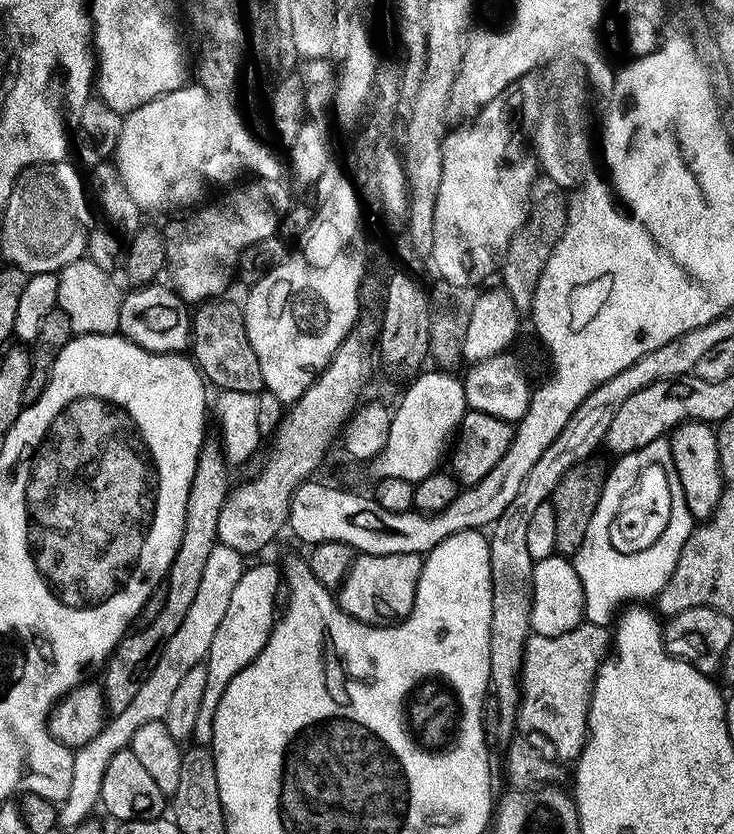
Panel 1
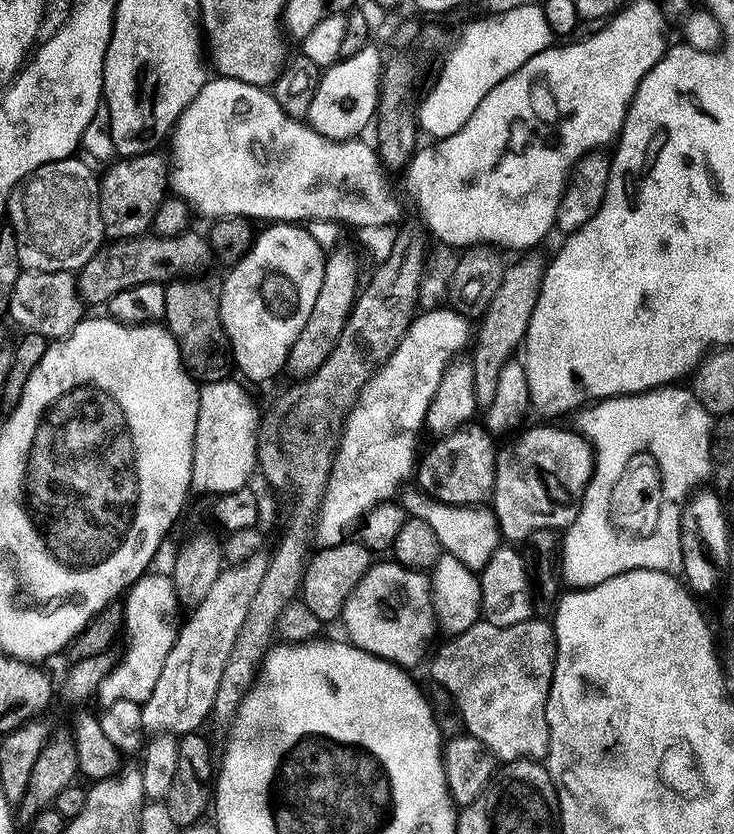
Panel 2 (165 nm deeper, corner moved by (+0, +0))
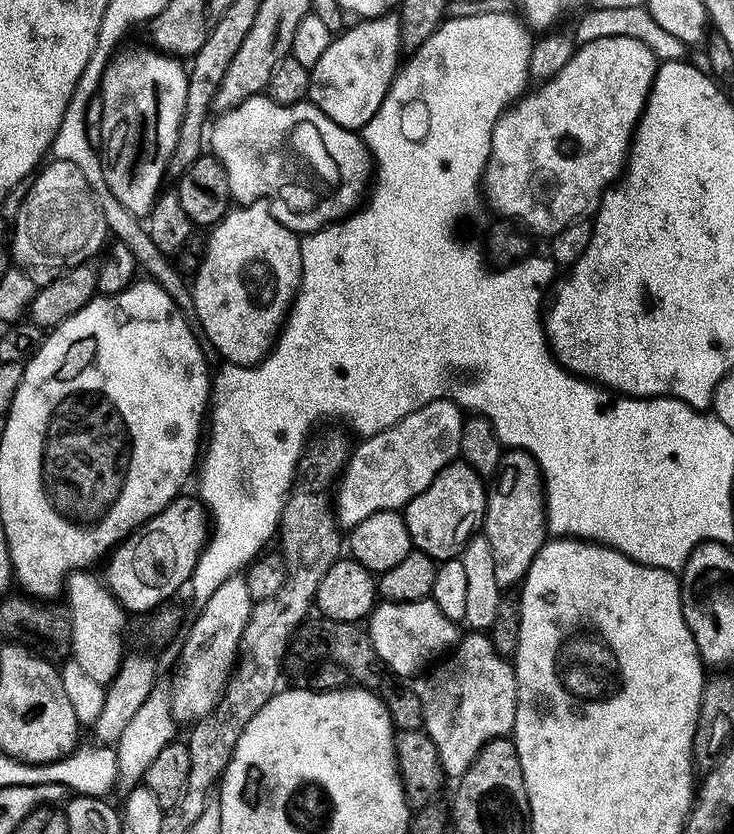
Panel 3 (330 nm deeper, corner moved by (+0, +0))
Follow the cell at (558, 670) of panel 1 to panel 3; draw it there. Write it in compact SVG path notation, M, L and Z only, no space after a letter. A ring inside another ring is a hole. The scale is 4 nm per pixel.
M472 630L451 649L450 657L441 668L436 668L424 680L424 688L419 689L424 711L423 730L437 747L438 758L445 777L459 778L474 762L486 744L499 740L511 733L516 721L516 670L509 657L496 652L492 641L483 631Z

